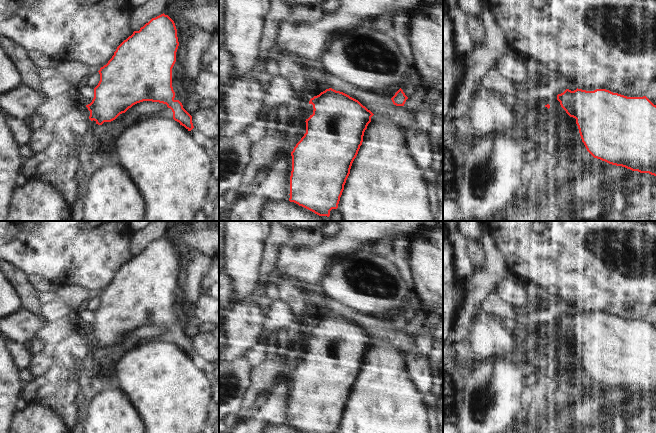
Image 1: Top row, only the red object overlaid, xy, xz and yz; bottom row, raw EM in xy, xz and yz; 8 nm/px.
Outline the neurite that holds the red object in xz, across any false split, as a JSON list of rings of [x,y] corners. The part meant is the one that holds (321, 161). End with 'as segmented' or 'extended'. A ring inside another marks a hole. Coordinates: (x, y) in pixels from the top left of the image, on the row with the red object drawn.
[[[332,88],[311,98],[309,104],[314,110],[305,121],[306,133],[291,152],[289,201],[319,216],[329,217],[330,211],[338,208],[352,163],[374,114],[358,100]]]; as segmented

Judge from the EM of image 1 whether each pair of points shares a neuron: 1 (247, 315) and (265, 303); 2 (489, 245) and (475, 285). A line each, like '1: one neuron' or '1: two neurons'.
1: two neurons
2: one neuron

